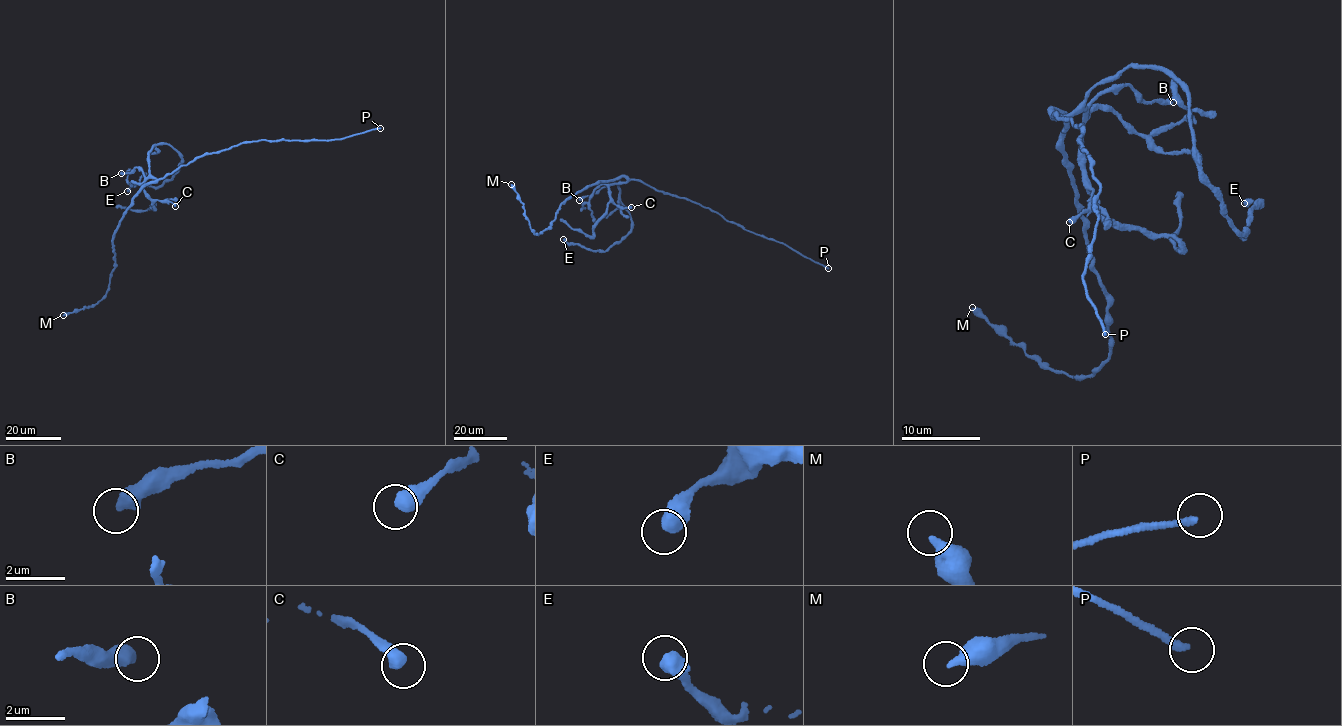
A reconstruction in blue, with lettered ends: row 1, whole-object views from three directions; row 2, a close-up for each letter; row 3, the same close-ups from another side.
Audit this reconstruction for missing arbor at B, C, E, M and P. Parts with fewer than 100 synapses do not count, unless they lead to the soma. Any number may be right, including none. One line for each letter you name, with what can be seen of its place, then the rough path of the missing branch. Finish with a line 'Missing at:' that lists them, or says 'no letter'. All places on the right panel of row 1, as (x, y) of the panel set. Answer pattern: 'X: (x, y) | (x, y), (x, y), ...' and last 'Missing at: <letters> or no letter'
P: (1105, 334)
Missing at: P

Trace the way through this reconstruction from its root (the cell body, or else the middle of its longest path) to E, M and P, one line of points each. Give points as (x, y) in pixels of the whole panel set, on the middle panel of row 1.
E: (634, 179), (620, 181), (618, 186), (620, 201), (631, 223), (630, 231), (620, 242), (599, 251), (563, 239)
M: (634, 179), (623, 176), (599, 181), (579, 191), (562, 203), (549, 227), (538, 235), (511, 184)
P: (634, 179), (709, 208), (727, 220), (782, 242), (828, 268)

